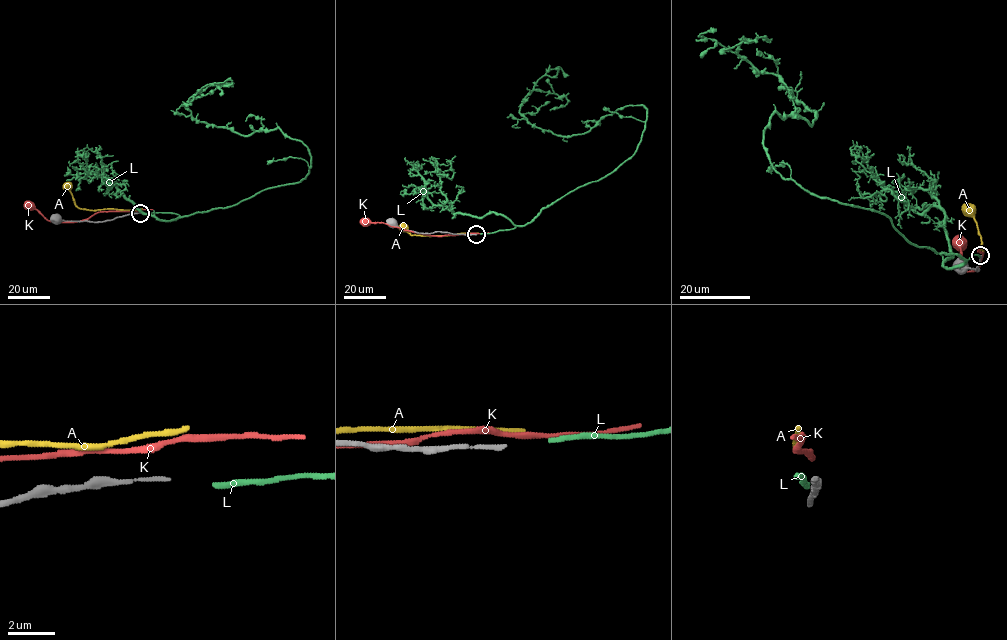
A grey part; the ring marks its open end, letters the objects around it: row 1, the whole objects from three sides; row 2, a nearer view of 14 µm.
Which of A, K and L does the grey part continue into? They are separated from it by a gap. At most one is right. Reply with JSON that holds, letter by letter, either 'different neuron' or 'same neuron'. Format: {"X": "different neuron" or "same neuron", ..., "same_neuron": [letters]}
{"A": "different neuron", "K": "different neuron", "L": "same neuron", "same_neuron": ["L"]}

